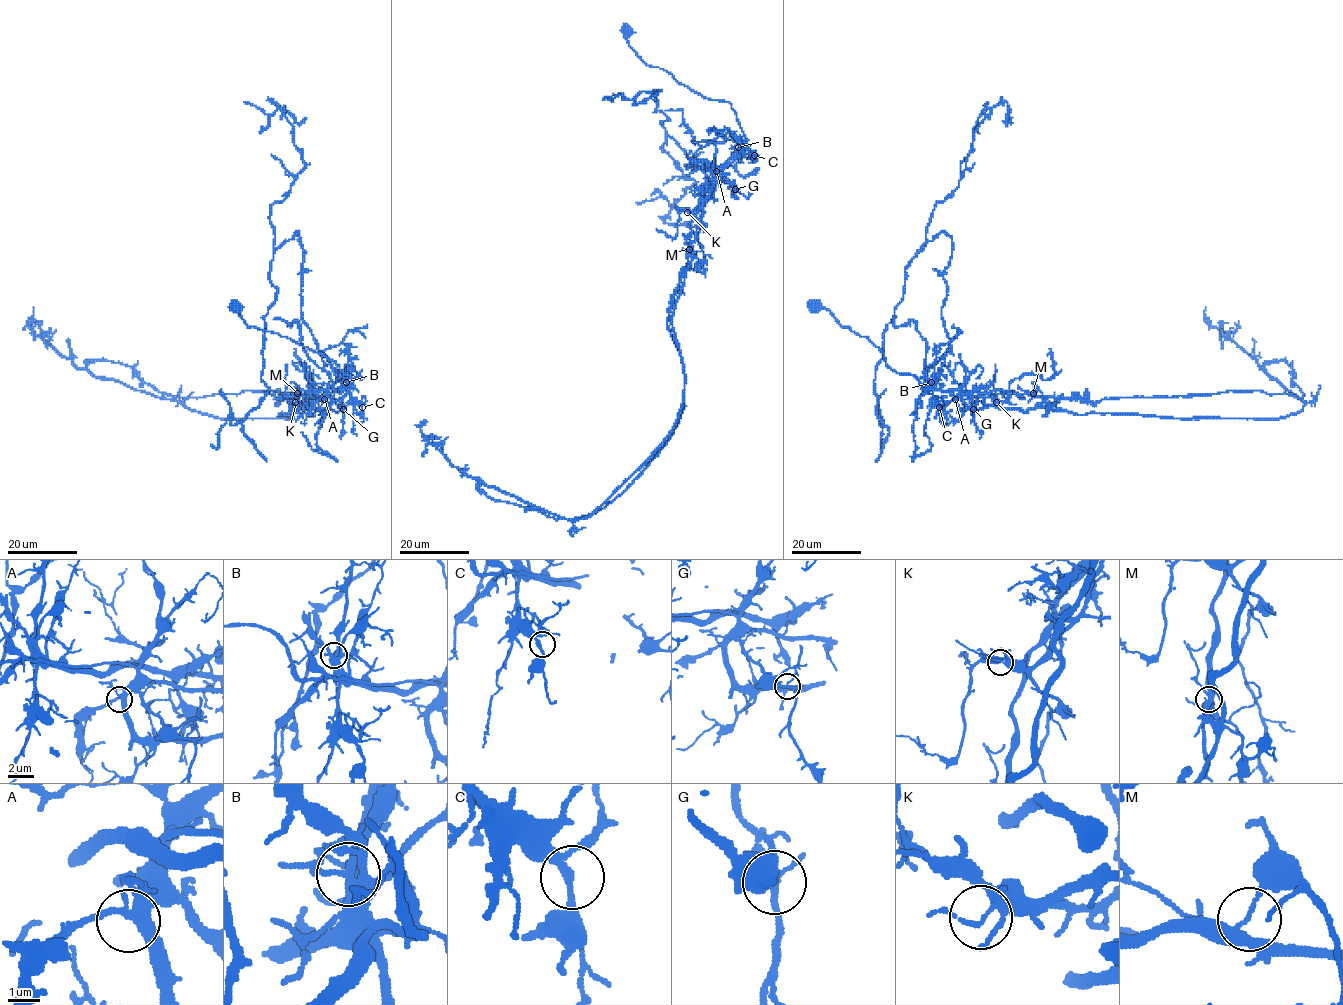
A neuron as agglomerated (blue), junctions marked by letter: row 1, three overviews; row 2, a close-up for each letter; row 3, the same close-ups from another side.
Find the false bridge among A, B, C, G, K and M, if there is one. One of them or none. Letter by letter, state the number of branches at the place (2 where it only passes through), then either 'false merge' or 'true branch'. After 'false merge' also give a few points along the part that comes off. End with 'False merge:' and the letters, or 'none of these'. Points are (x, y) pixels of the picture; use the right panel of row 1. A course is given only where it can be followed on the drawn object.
A: 4 branches meet; true branch
B: 4 branches meet; true branch
C: 4 branches meet; true branch
G: 3 branches meet; true branch
K: 4 branches meet; true branch
M: 4 branches meet; false merge; foreign part runs (1033, 392), (1041, 392), (1042, 406), (1079, 414), (1282, 419), (1301, 412), (1304, 402), (1220, 324), (1221, 349)
False merge: M

